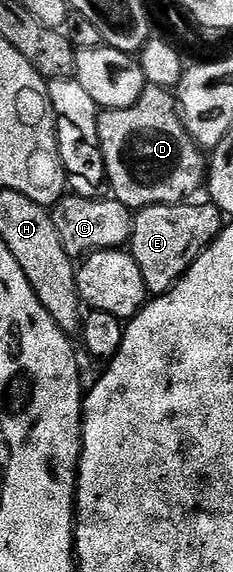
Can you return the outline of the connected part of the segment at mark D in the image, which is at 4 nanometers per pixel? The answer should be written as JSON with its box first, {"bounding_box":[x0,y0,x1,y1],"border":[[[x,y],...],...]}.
{"bounding_box":[97,85,208,211],"border":[[[148,85],[140,96],[140,101],[125,110],[105,109],[97,119],[97,139],[102,159],[104,160],[104,177],[112,188],[111,196],[121,201],[133,211],[139,211],[155,205],[178,205],[187,202],[196,192],[201,192],[206,181],[208,161],[199,145],[184,130],[174,97],[169,90],[159,85]]]}

